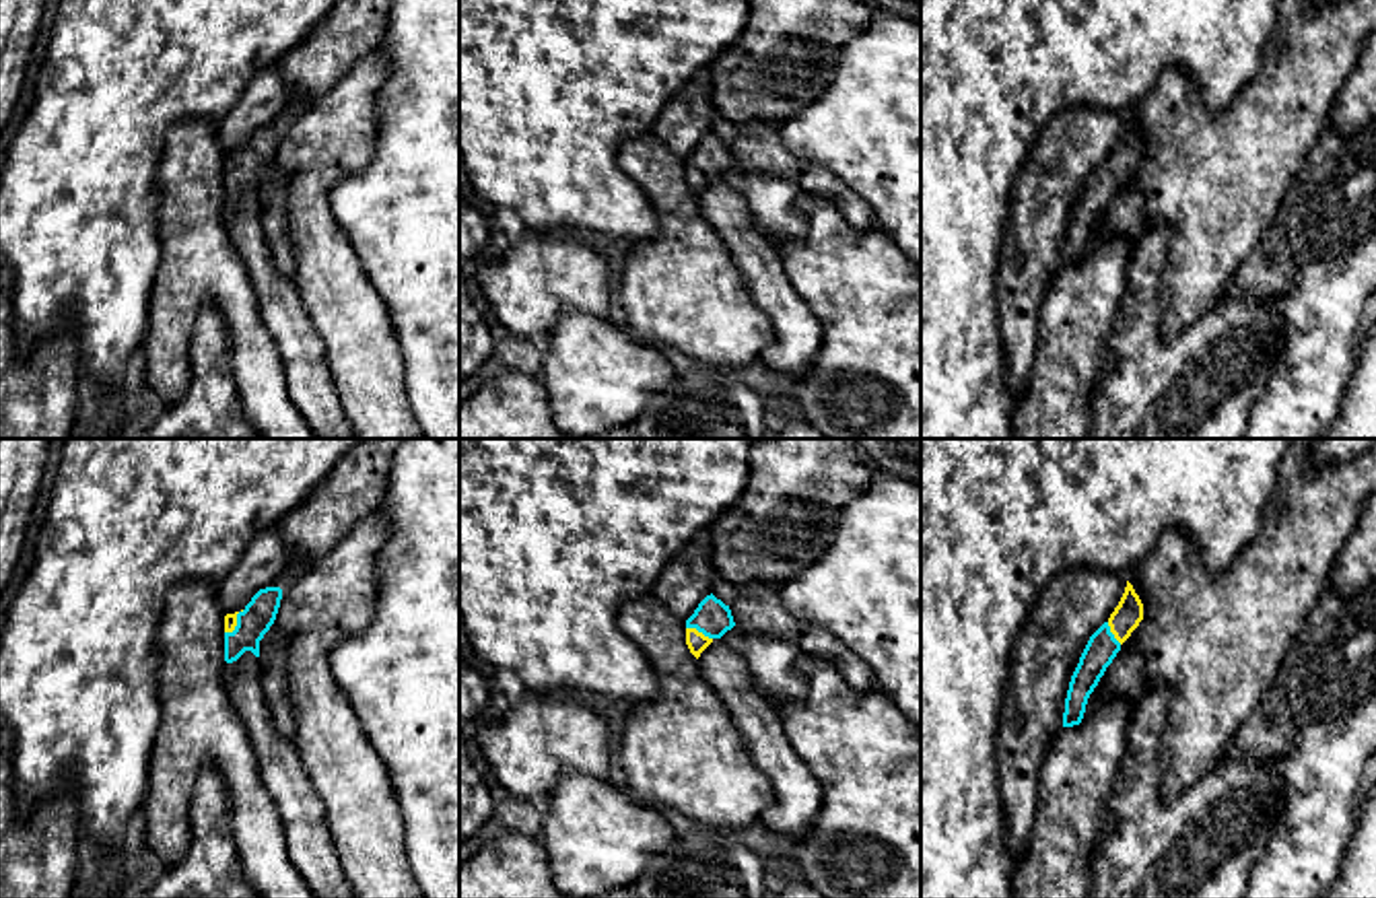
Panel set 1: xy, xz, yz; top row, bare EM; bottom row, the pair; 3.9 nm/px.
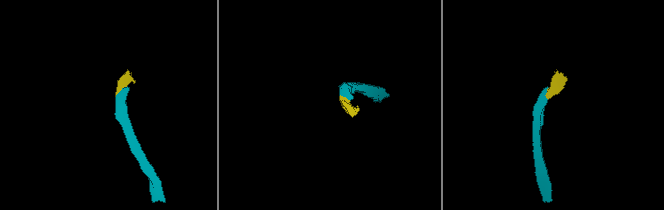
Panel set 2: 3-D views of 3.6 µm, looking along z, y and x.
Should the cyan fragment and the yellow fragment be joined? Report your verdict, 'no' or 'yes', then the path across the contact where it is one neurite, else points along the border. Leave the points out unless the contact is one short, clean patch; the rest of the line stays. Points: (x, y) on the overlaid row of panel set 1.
yes | across xz (713, 618), (699, 631), (697, 641)

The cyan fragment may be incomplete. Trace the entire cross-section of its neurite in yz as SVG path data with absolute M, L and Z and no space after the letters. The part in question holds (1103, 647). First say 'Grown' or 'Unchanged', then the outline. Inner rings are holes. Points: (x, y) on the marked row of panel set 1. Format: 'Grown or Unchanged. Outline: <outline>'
Grown. Outline: M1127 581L1119 606L1110 618L1090 636L1071 676L1065 698L1063 727L1081 723L1090 694L1121 651L1121 645L1131 636L1141 620L1143 603L1133 585Z

